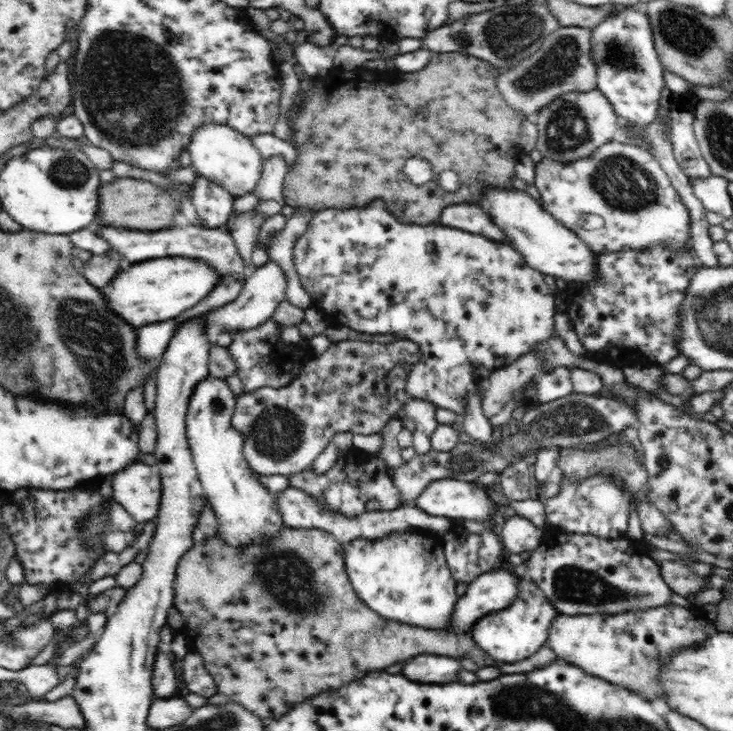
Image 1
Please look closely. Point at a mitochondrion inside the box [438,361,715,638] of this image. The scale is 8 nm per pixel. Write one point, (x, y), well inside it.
(571, 585)

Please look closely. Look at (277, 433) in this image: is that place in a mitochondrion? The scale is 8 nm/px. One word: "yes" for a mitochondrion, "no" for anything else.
yes

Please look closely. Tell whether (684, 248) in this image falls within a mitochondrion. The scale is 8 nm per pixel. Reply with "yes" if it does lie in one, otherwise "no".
no

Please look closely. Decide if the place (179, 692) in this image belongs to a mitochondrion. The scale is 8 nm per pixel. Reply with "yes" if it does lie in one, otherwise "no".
no

